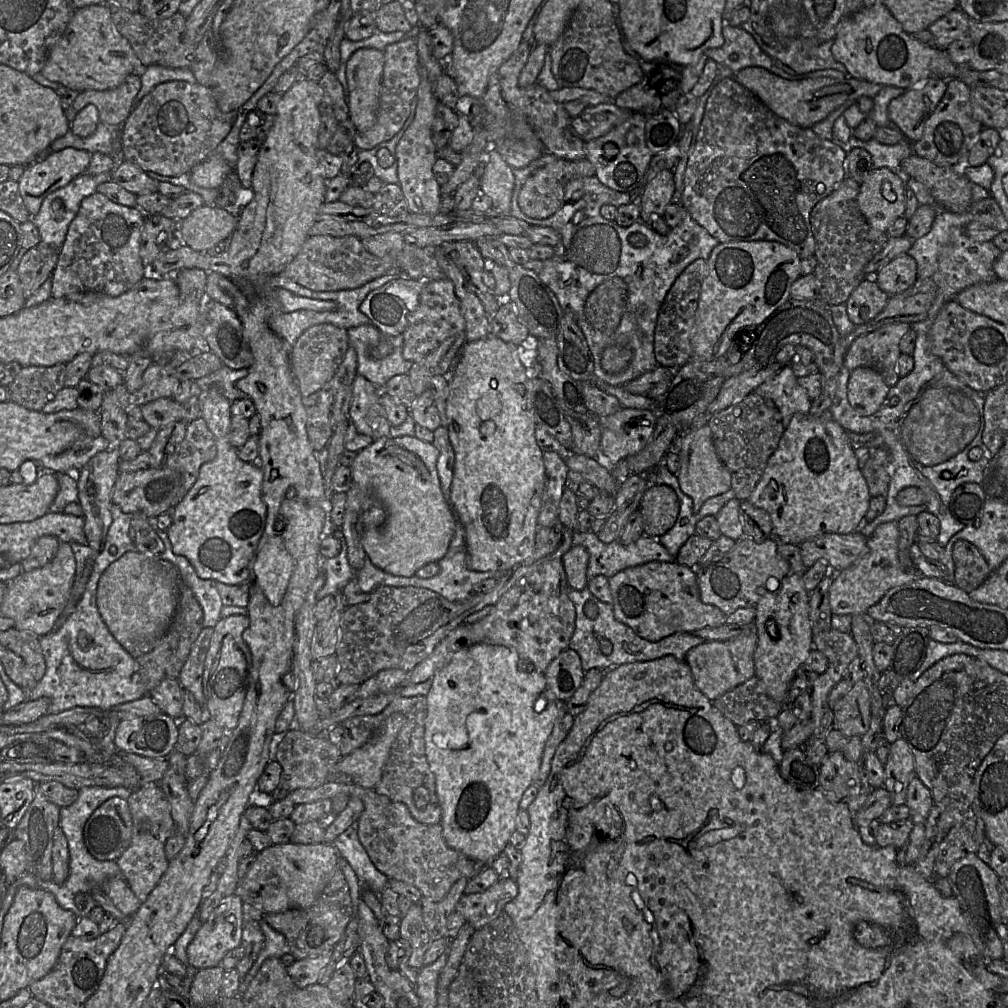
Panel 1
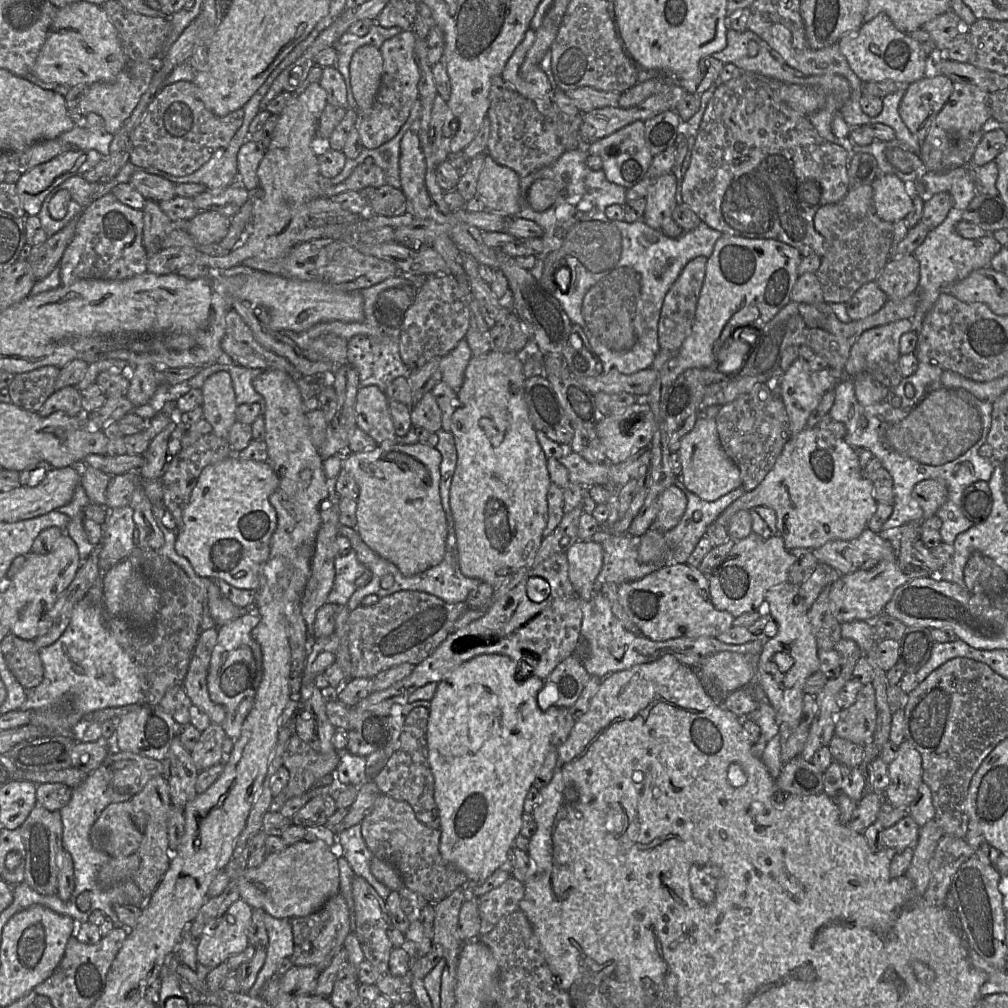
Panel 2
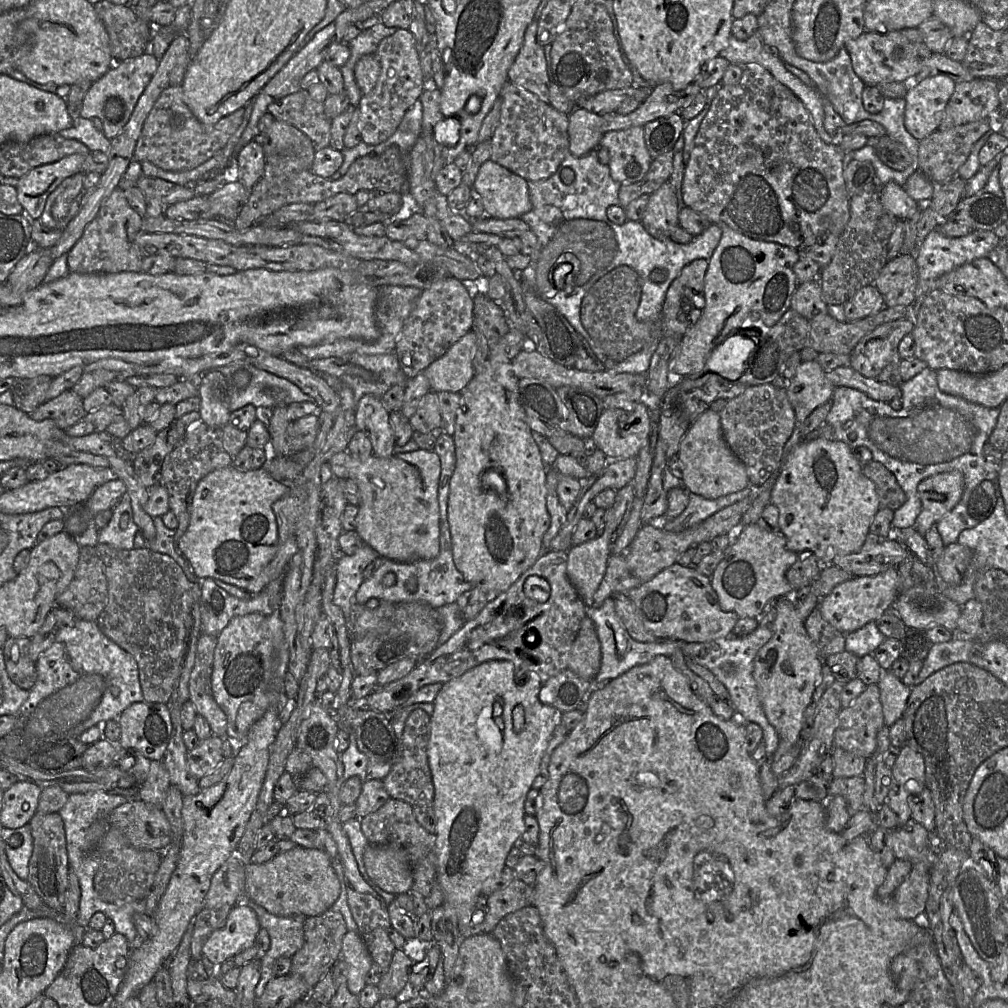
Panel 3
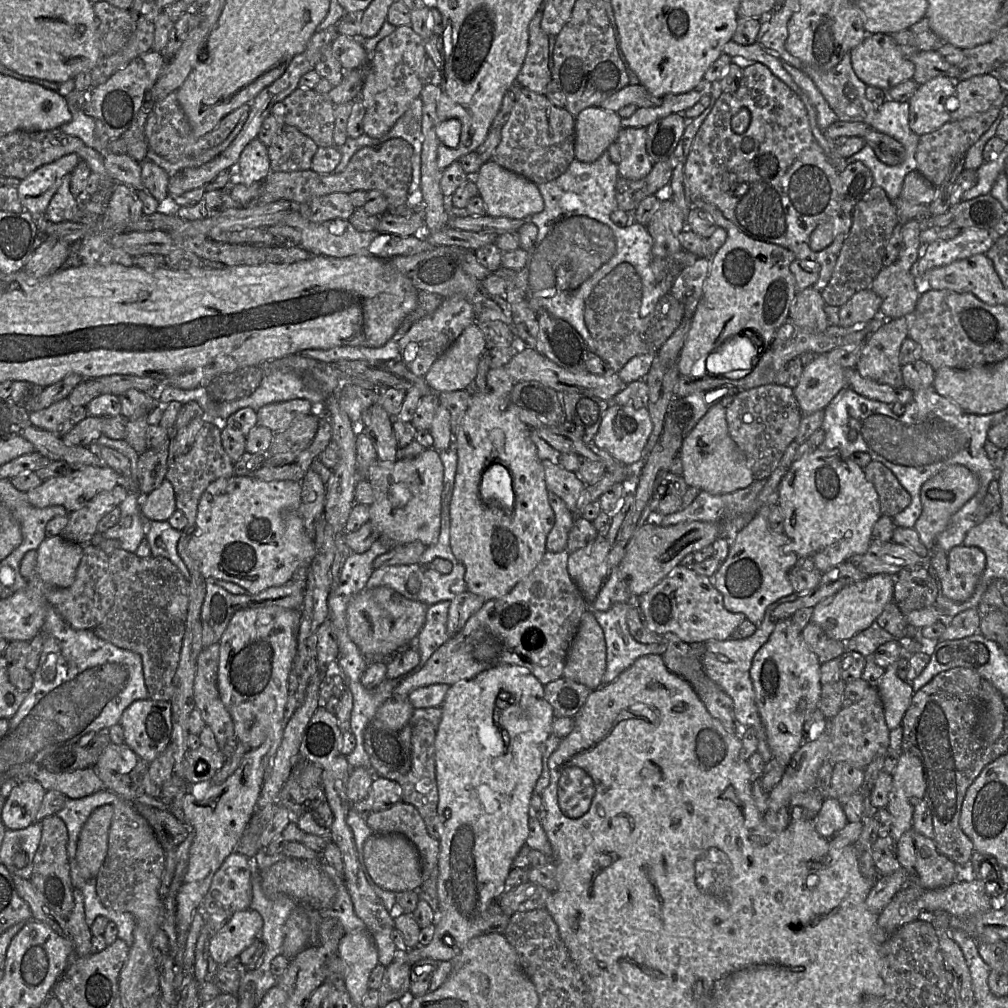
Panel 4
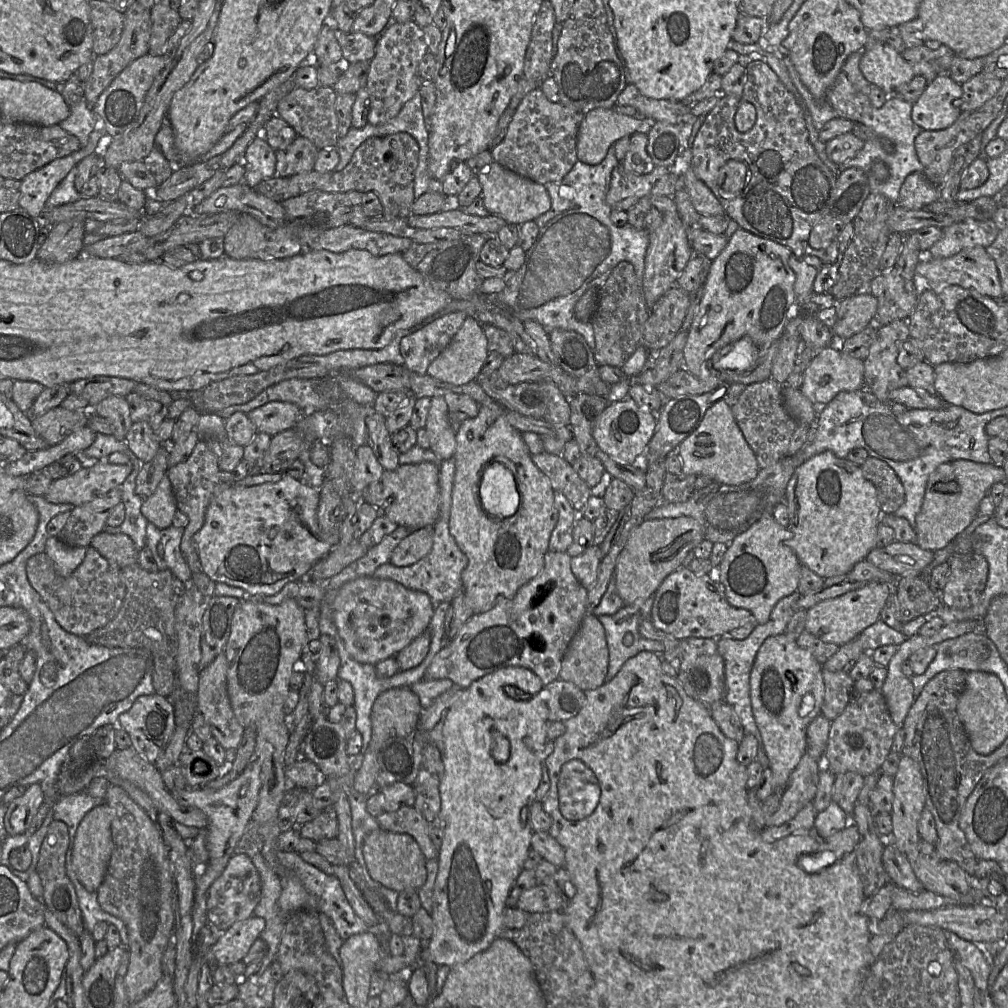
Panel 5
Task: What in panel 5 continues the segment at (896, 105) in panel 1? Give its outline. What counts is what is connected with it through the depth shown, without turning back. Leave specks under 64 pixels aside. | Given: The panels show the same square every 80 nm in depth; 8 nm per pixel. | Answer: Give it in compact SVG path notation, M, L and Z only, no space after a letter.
M941 73L928 83L922 95L913 103L912 120L922 130L946 129L962 113L959 107L962 95L962 85L955 82L949 73Z

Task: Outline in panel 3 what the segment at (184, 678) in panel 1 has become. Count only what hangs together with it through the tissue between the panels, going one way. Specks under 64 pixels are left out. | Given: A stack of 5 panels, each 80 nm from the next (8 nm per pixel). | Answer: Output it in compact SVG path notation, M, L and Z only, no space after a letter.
M202 633L197 643L195 663L189 679L190 699L196 712L203 716L212 734L227 738L227 716L215 701L211 688L214 651L218 636Z

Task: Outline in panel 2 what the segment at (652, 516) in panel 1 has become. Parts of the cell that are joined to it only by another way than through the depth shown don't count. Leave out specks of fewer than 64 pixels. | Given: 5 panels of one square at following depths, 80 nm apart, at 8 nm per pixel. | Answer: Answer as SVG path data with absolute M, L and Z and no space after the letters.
M671 485L659 497L659 511L650 528L667 532L681 520L687 506L687 498L676 486Z

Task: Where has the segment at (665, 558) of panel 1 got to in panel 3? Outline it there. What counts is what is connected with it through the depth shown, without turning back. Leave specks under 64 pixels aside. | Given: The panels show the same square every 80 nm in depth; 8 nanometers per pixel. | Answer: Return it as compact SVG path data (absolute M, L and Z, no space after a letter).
M611 553L603 579L594 594L593 606L600 607L607 598L617 593L627 594L629 590L640 584L640 580L630 573L625 554Z

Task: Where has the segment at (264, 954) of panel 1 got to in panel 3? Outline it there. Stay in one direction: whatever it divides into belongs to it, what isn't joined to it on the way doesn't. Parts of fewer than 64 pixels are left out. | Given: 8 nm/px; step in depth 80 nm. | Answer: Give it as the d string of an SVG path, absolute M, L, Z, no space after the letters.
M245 898L243 902L257 914L260 926L268 932L270 948L260 960L260 980L255 988L256 998L260 998L266 985L275 977L274 962L279 957L291 958L304 944L303 924L306 917L282 917L268 912L264 907Z

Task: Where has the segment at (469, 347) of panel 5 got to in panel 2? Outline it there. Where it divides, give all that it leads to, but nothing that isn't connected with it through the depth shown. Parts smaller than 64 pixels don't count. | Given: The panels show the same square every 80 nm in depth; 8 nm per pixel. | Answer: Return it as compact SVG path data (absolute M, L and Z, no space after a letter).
M463 338L452 351L441 358L442 381L457 391L463 384L465 369L471 358L468 342Z

